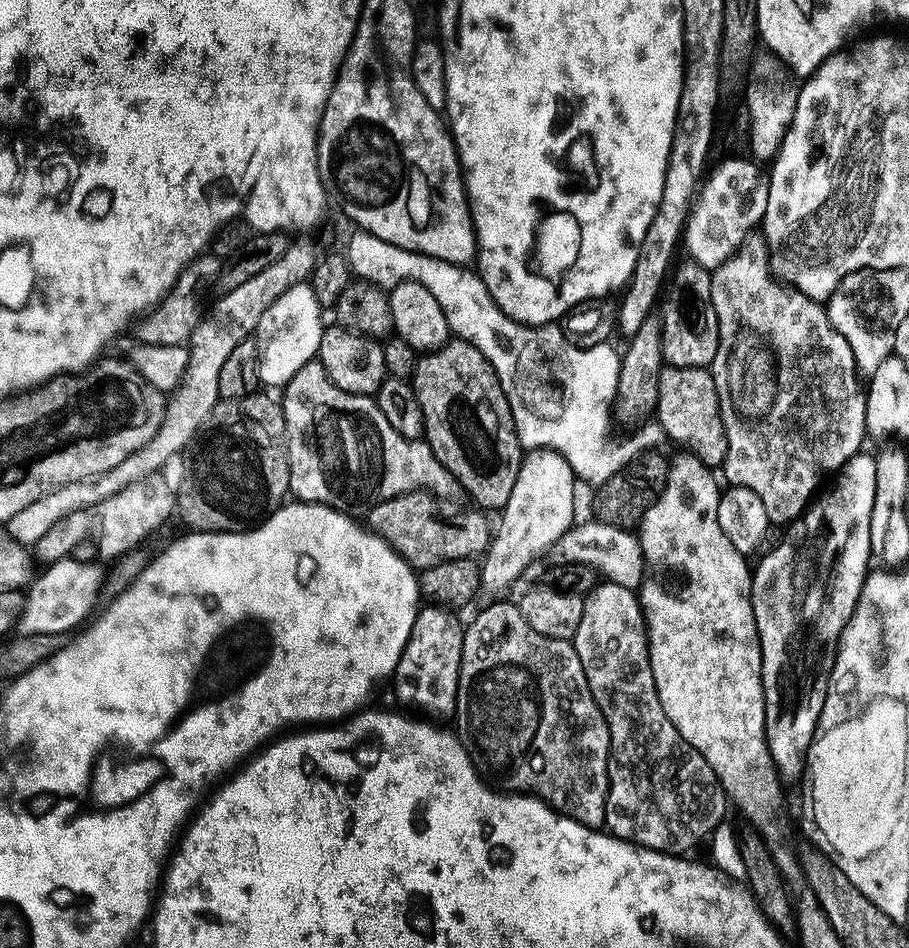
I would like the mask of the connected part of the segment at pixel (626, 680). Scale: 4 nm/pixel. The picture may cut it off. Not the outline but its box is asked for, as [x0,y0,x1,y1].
[574,582,726,854]

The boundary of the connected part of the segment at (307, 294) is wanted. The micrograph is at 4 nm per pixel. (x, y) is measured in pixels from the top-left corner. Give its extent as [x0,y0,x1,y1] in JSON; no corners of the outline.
[254,283,325,386]

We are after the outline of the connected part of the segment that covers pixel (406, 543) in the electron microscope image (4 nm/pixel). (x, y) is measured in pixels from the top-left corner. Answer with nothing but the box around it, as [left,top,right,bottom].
[366,490,490,570]

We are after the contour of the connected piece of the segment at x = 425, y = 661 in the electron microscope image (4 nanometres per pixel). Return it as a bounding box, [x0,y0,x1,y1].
[394,606,465,726]

